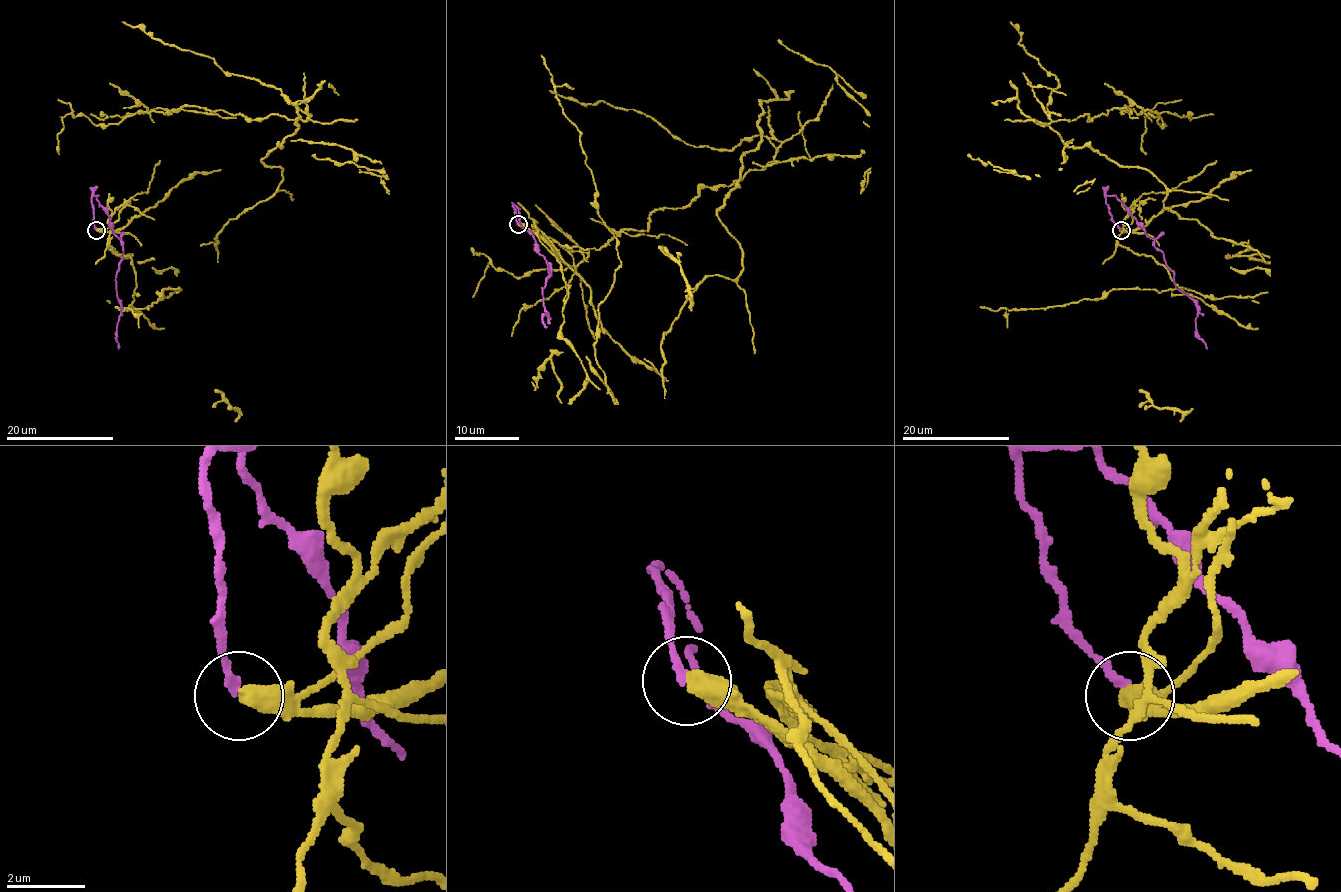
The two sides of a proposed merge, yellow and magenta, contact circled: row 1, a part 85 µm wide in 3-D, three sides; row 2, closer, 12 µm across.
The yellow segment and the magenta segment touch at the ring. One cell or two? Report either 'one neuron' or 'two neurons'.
two neurons

